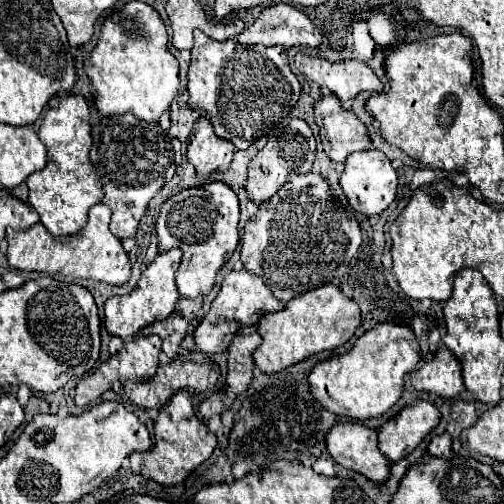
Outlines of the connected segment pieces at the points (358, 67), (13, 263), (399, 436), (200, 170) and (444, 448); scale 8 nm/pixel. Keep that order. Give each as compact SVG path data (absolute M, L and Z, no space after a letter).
M297 52L295 68L321 88L329 88L333 94L339 96L341 102L355 98L359 92L365 90L381 92L383 88L377 74L361 60L329 62L321 56L309 56L305 52Z
M99 202L89 210L87 226L73 236L51 236L51 232L41 224L33 224L27 230L7 230L7 262L11 268L25 272L45 272L53 278L89 278L101 280L107 284L121 286L131 276L131 262L127 252L121 246L121 240L115 238L109 230L111 210Z
M427 400L407 404L395 418L379 428L379 450L383 450L391 462L401 460L439 424L439 418L439 410Z
M199 118L195 122L187 146L187 158L195 166L199 178L207 178L211 172L227 170L233 152L235 146L213 134L213 126L207 118Z
M445 432L445 434L439 434L439 436L431 438L429 452L433 456L439 456L439 458L449 458L451 456L451 436Z

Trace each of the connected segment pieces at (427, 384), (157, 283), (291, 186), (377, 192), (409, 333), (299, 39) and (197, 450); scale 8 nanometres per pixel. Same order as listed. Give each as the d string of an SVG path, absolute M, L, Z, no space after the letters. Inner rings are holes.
M445 346L411 374L411 384L415 390L427 390L443 398L455 398L465 390L461 364Z
M173 248L173 250L167 250L167 252L159 252L155 256L155 260L147 266L147 270L141 274L141 280L137 284L137 288L125 296L113 296L105 302L105 328L109 334L113 336L121 336L121 338L127 338L127 336L135 336L143 326L155 322L155 320L163 320L167 318L177 300L181 298L177 286L175 286L175 270L179 268L179 262L181 262L181 250L179 248Z
M309 172L291 176L291 180L285 182L275 196L263 202L253 218L249 218L243 230L241 262L245 264L245 270L259 274L281 302L289 302L291 298L315 290L327 282L339 282L359 246L361 230L353 212L331 194L329 182L321 174Z
M371 148L367 152L355 152L347 158L345 170L339 178L341 190L349 198L349 204L353 210L365 214L365 216L375 216L381 214L397 196L397 172L391 166L391 162L385 158L383 152Z
M379 322L359 336L347 354L317 362L313 374L309 374L309 390L323 408L333 414L349 416L353 420L377 418L401 398L405 376L421 362L419 352L419 342L411 328L395 322Z
M273 4L267 6L259 18L245 28L237 40L245 46L263 44L263 46L309 46L315 48L321 44L321 32L315 24L291 4Z
M179 390L159 410L159 416L155 420L155 444L147 452L131 454L131 470L135 474L149 476L165 486L181 484L195 466L199 466L213 454L215 446L217 438L207 428L207 424L195 414L189 390Z

